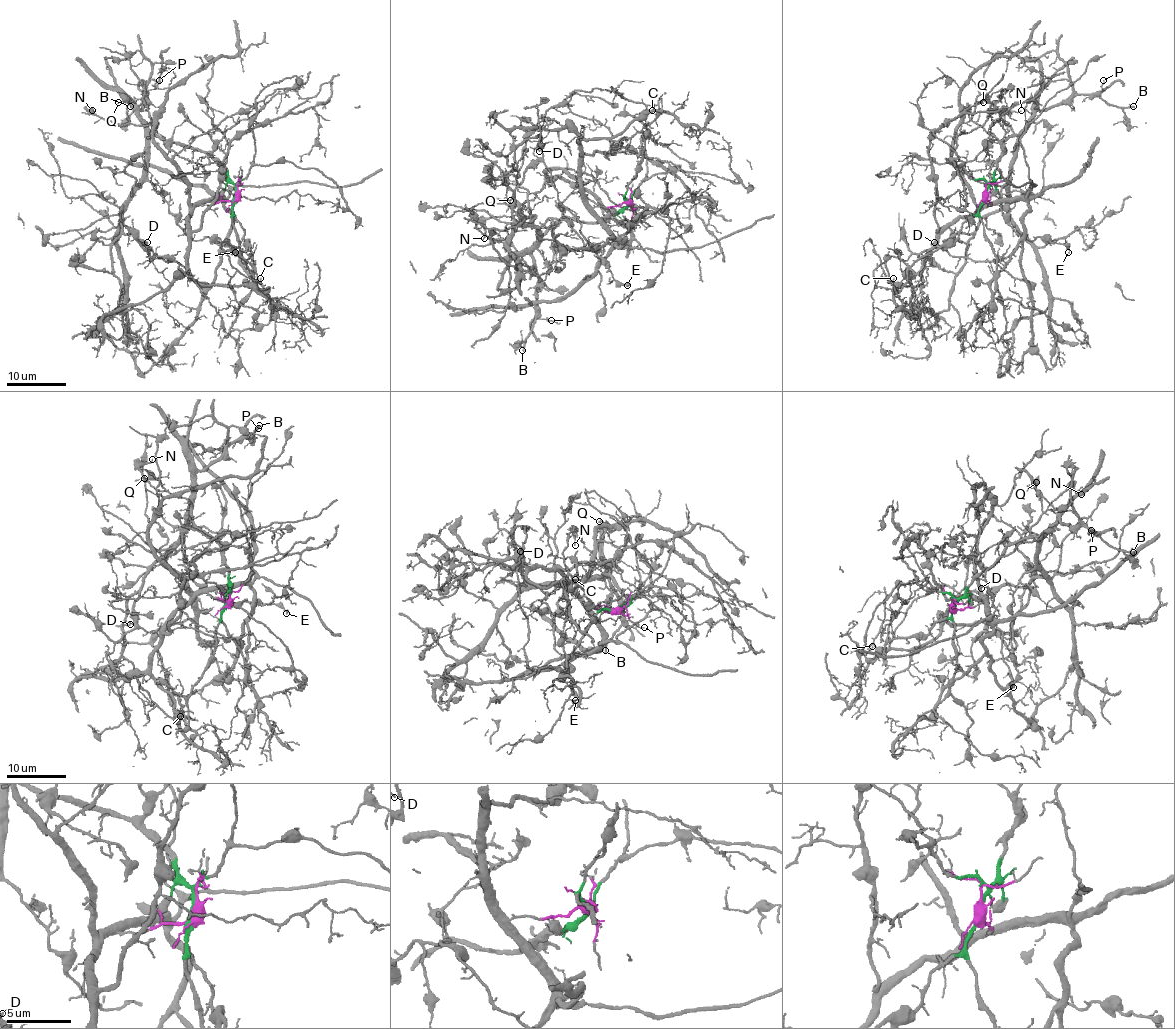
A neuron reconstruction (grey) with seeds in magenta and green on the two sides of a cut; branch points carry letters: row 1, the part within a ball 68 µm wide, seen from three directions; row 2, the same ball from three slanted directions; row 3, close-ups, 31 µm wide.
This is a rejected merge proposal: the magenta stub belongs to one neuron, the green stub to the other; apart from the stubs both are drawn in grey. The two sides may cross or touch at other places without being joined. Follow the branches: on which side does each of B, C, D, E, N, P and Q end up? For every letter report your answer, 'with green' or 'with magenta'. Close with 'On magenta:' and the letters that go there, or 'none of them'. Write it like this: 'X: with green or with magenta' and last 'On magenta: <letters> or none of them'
B: with green
C: with magenta
D: with green
E: with green
N: with green
P: with green
Q: with green
On magenta: C

